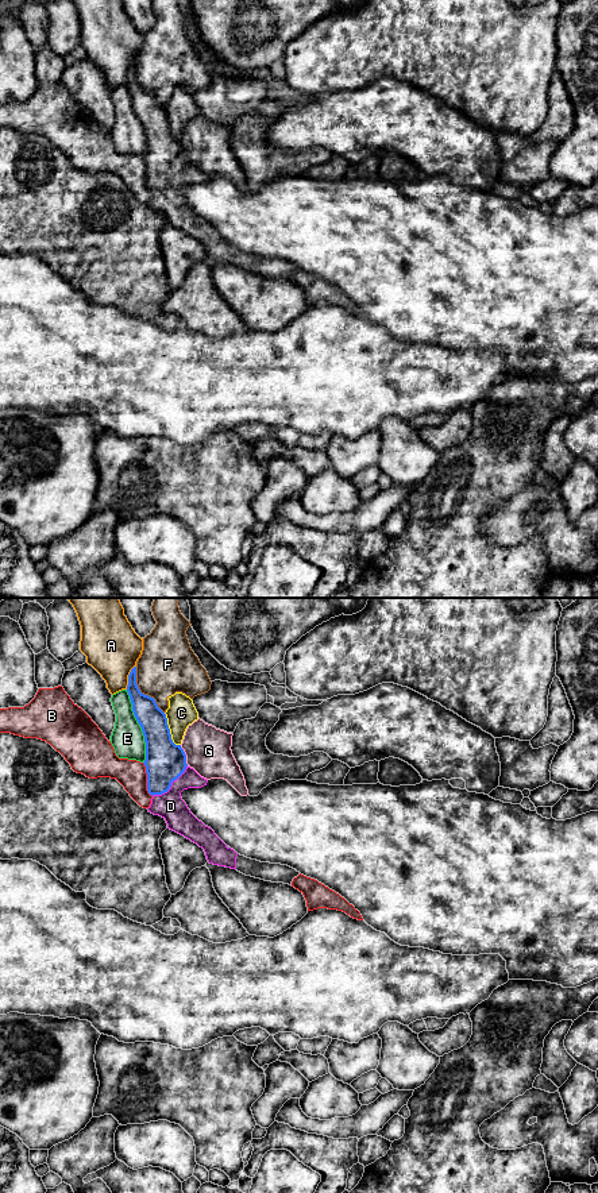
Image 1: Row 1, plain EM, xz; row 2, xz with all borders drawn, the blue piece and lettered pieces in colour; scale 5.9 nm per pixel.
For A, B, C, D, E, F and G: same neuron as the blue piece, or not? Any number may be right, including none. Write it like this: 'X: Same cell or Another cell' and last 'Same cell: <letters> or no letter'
A: Another cell
B: Another cell
C: Another cell
D: Same cell
E: Another cell
F: Another cell
G: Another cell
Same cell: D

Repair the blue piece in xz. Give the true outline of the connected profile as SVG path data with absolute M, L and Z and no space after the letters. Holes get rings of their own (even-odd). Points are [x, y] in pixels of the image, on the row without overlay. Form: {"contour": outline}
{"contour": "M136 62L128 70L127 88L146 138L143 159L147 186L153 192L148 208L162 212L167 224L202 243L209 259L236 265L265 277L292 281L300 267L288 260L261 258L238 250L190 208L181 188L201 184L208 175L186 159L186 150L181 140L173 138L166 109L155 94L140 88L136 80Z"}

